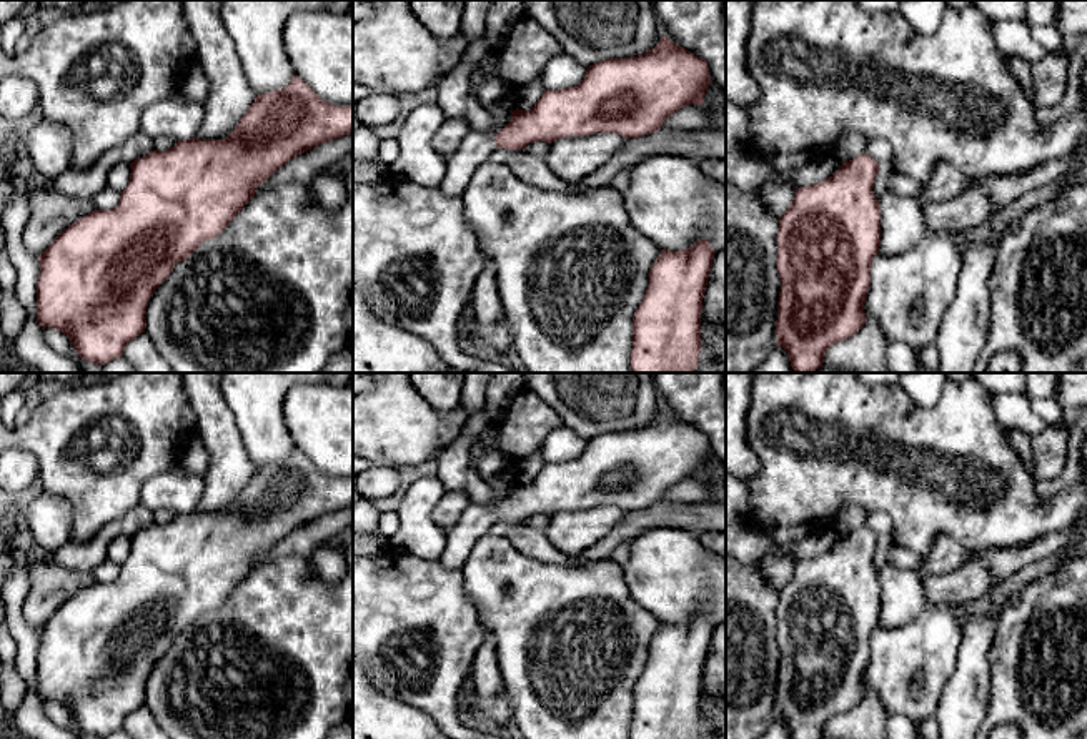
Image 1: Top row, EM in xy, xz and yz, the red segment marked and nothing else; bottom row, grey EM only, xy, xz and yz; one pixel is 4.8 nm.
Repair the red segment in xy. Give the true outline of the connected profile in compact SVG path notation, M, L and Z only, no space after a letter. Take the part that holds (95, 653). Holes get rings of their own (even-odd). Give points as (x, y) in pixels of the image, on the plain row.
M298 448L283 463L256 468L225 513L178 513L166 524L153 523L130 536L130 554L113 583L93 583L63 603L38 629L37 696L67 707L83 734L105 737L145 706L146 679L155 662L203 614L218 609L256 568L256 561L291 531L353 506L353 479L323 474Z

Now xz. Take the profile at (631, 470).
M663 408L659 416L643 428L598 434L588 441L578 458L543 464L531 483L516 481L509 496L494 508L471 503L453 529L446 533L446 548L438 563L446 569L461 569L473 544L496 521L518 524L534 514L553 516L566 509L594 506L618 506L626 513L654 506L678 483L702 478L711 454L706 433Z

